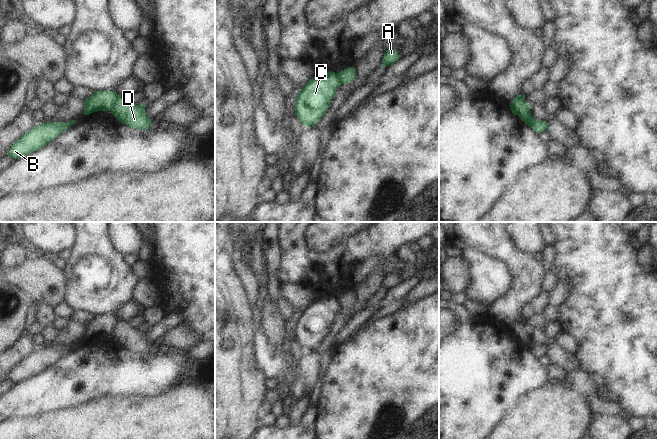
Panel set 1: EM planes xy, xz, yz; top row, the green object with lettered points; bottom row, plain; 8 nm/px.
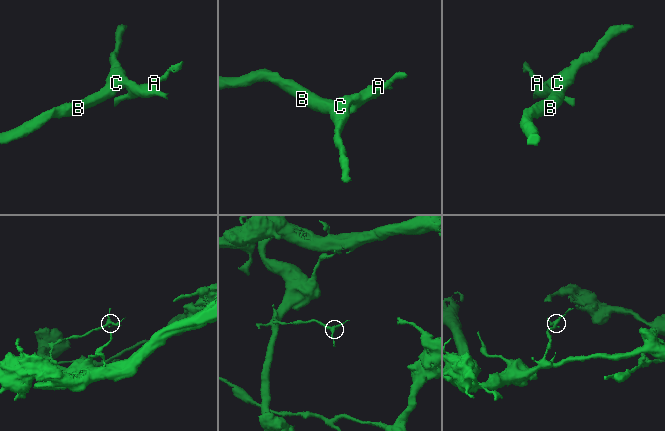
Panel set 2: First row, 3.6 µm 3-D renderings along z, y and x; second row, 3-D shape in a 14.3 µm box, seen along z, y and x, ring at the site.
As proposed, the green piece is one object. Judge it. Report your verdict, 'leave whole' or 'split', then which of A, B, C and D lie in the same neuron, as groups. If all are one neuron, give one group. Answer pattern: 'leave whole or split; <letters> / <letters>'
split; A D / B C

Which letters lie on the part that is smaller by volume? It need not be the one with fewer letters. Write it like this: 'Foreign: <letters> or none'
Foreign: A, D

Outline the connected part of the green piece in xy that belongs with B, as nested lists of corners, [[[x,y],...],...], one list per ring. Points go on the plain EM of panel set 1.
[[[76,344],[68,346],[45,346],[42,349],[33,351],[11,369],[7,379],[11,382],[19,383],[29,377],[38,375],[52,366],[75,346]]]

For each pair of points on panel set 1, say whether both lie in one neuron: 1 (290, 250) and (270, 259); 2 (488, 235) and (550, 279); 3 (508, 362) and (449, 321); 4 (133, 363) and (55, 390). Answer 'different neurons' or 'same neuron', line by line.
1: different neurons
2: different neurons
3: different neurons
4: same neuron

